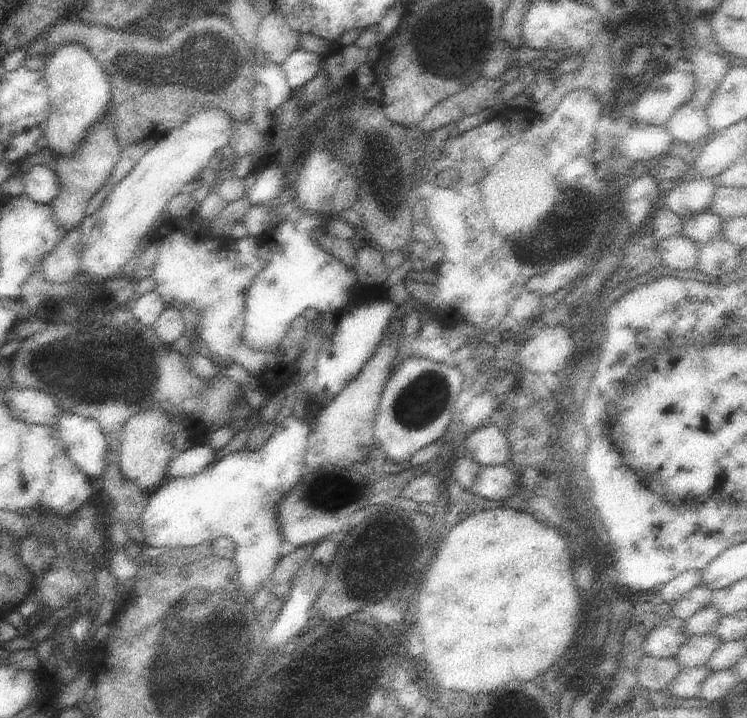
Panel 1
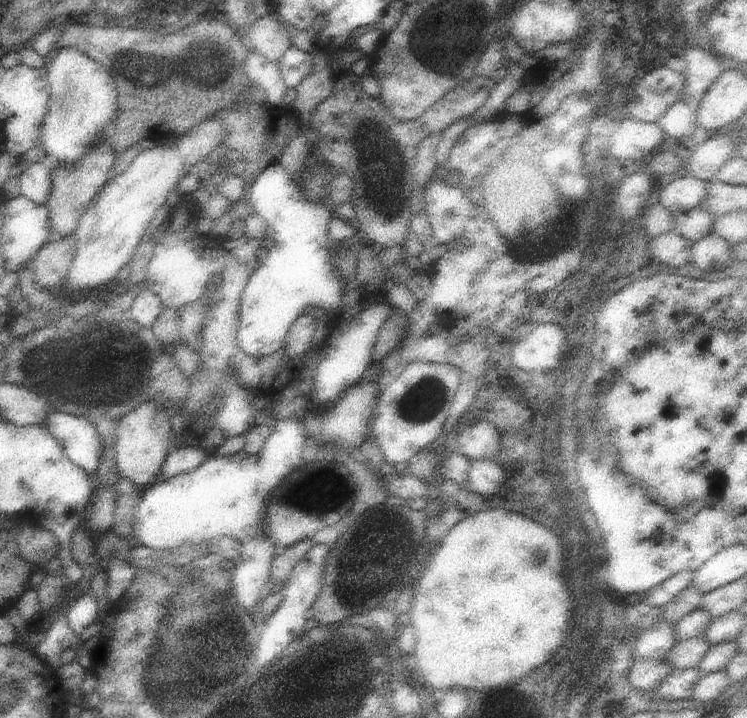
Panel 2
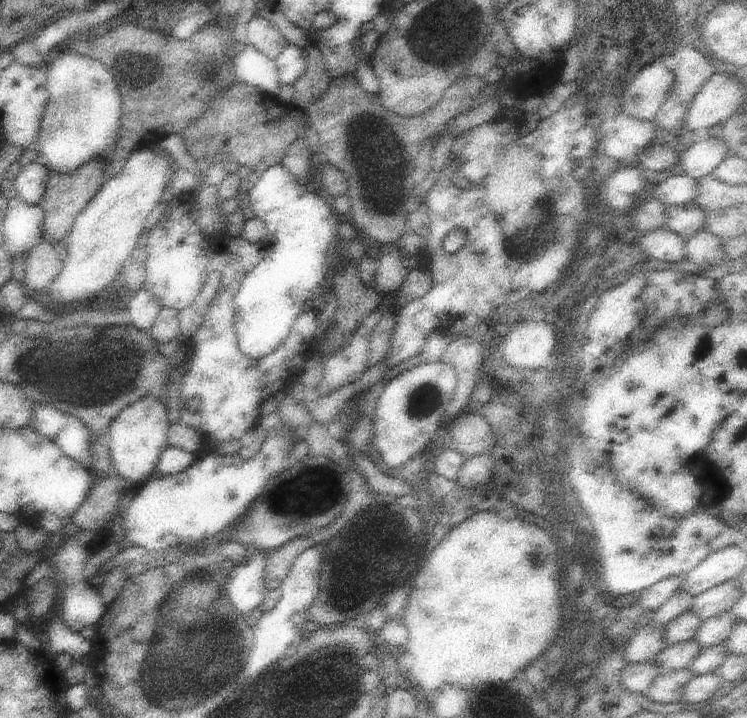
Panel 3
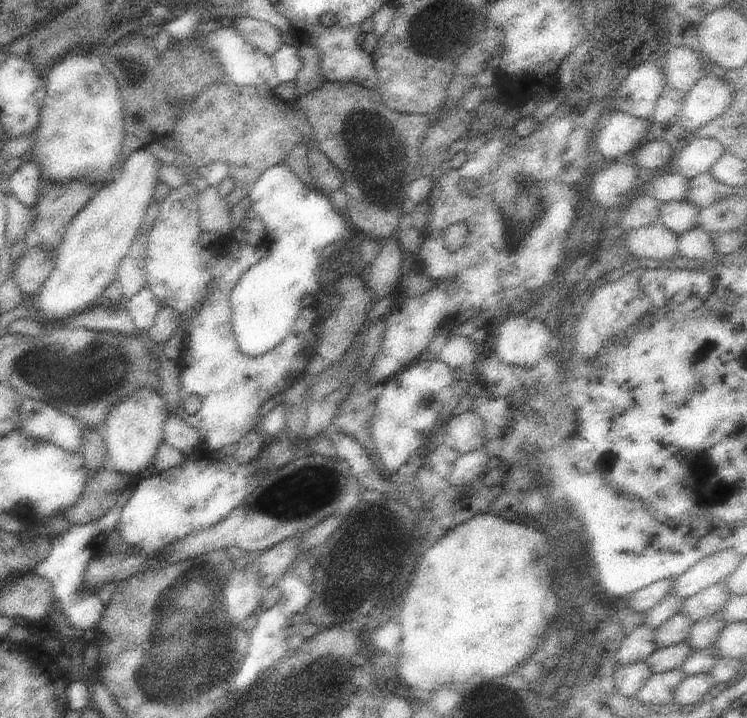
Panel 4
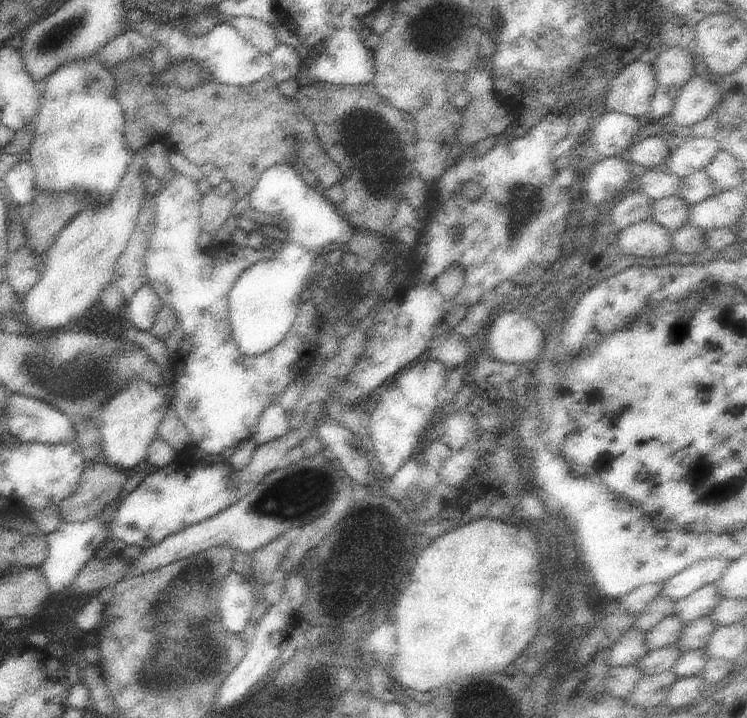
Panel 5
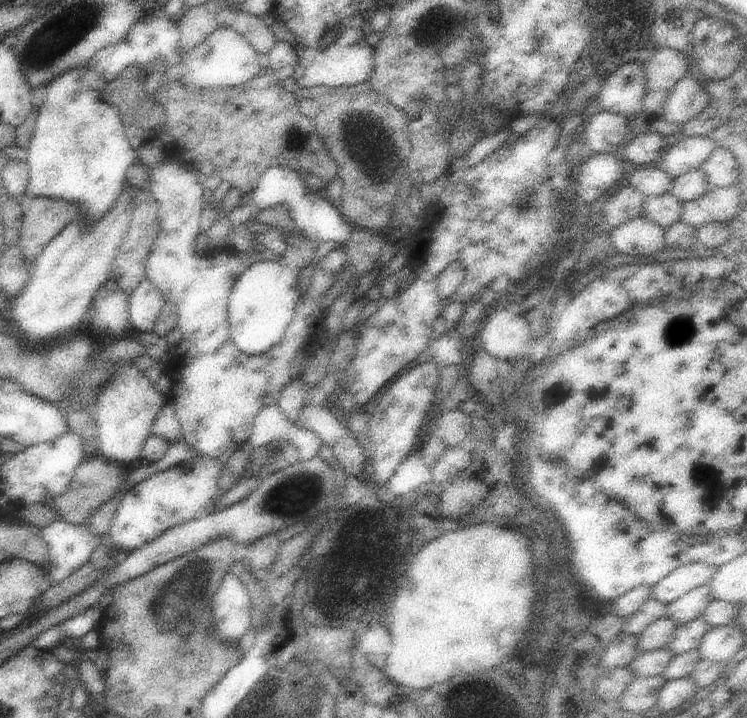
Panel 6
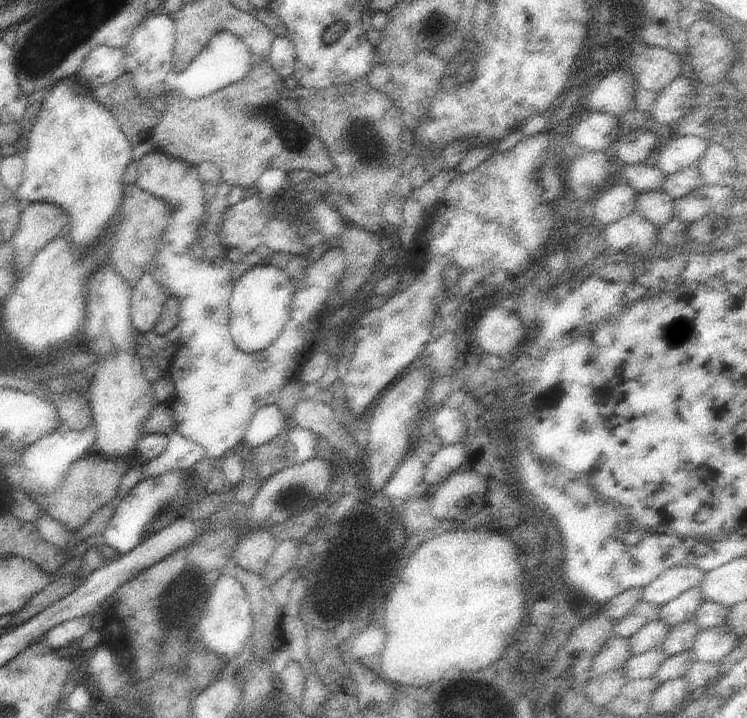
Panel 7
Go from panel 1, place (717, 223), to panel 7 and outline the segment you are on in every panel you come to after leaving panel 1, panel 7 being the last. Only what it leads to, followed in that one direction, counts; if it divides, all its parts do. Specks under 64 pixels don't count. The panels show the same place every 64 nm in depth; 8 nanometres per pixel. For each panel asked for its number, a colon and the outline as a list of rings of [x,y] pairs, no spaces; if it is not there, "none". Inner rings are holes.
2: [[[701,208],[677,210],[677,212],[671,212],[671,218],[673,218],[673,232],[689,240],[691,244],[707,234],[713,234],[711,230],[713,216],[709,212],[703,212]]]
3: [[[691,202],[687,206],[665,206],[665,224],[673,234],[679,234],[679,238],[685,242],[689,236],[693,236],[699,230],[705,230],[705,216],[703,210]]]
4: [[[687,200],[667,202],[667,204],[661,204],[659,208],[659,220],[675,236],[683,236],[691,228],[699,226],[699,210]]]
5: [[[681,196],[653,200],[653,222],[665,226],[671,234],[689,224],[689,204]]]
6: [[[663,194],[659,198],[649,196],[645,198],[645,218],[659,224],[661,228],[671,228],[673,224],[679,224],[683,220],[683,202],[669,194]]]
7: [[[663,190],[637,194],[637,214],[659,228],[665,228],[677,216],[675,212],[675,198]]]

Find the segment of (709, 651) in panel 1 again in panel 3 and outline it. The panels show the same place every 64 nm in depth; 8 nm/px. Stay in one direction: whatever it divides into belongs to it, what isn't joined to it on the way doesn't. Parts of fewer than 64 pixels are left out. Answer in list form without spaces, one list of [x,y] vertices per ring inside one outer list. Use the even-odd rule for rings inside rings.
[[[695,636],[691,640],[685,640],[681,644],[671,644],[667,648],[663,648],[657,656],[655,656],[655,664],[661,670],[689,670],[691,662],[699,656],[703,648],[699,646],[699,642],[695,640]]]

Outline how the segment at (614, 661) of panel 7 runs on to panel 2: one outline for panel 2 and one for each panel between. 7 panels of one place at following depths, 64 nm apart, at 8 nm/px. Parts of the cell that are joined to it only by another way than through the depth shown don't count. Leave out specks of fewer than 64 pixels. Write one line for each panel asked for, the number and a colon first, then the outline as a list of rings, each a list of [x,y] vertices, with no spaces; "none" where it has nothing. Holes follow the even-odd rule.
2: [[[667,620],[655,622],[651,628],[643,630],[633,646],[633,660],[667,660],[669,650],[677,644],[677,636],[673,624]]]
3: [[[649,622],[643,628],[639,628],[633,638],[629,638],[623,658],[625,658],[627,664],[653,662],[655,656],[663,648],[667,648],[665,636],[663,636],[663,626],[657,626],[657,624]]]
4: [[[639,626],[621,640],[621,648],[615,652],[615,662],[619,666],[629,666],[635,662],[647,662],[647,658],[657,650],[655,630],[649,626]]]
5: [[[629,630],[613,648],[609,654],[609,666],[633,666],[637,664],[641,658],[647,656],[649,652],[649,644],[647,644],[647,634],[641,630]]]
6: [[[623,634],[607,646],[605,654],[601,656],[601,668],[607,672],[615,668],[627,668],[639,654],[643,654],[639,648],[639,636]]]

